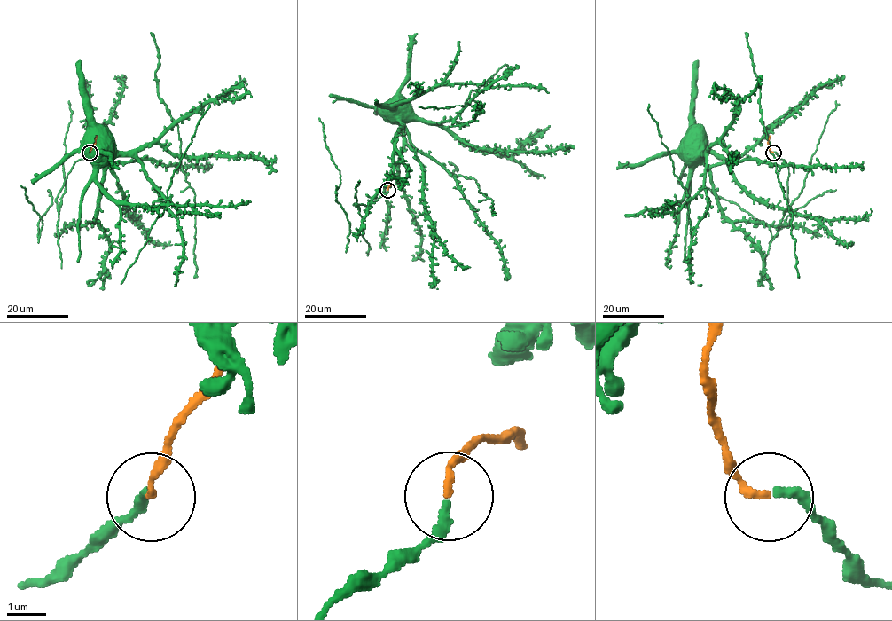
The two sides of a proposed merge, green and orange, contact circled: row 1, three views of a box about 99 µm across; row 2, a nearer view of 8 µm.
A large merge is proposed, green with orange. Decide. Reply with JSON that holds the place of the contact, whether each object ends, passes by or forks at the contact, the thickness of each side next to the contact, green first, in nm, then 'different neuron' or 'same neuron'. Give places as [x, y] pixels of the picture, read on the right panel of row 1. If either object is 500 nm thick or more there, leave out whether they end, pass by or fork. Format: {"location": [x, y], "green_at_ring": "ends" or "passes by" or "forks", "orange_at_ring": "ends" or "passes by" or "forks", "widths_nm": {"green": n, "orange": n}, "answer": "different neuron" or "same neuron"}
{"location": [773, 153], "green_at_ring": "ends", "orange_at_ring": "ends", "widths_nm": {"green": 260, "orange": 170}, "answer": "same neuron"}

